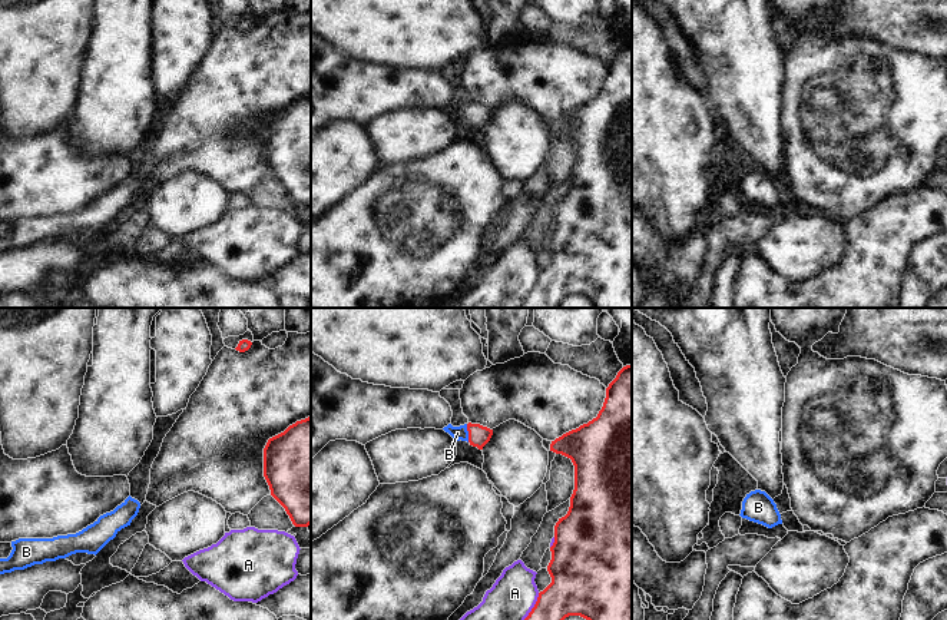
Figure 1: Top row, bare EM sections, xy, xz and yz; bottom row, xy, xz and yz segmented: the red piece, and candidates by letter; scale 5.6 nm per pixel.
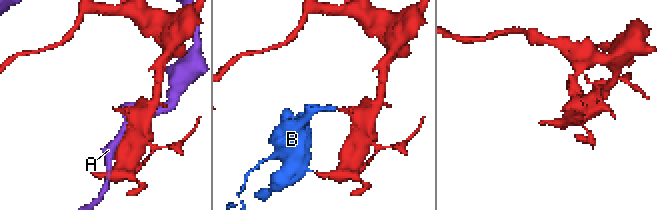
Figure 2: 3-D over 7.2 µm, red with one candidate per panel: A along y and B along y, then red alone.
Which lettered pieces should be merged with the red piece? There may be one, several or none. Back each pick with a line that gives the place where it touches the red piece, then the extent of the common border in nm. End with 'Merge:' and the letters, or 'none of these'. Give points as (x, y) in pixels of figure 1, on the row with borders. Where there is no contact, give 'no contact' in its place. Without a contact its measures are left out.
B: xz (469, 433) | 110 nm
Merge: B

